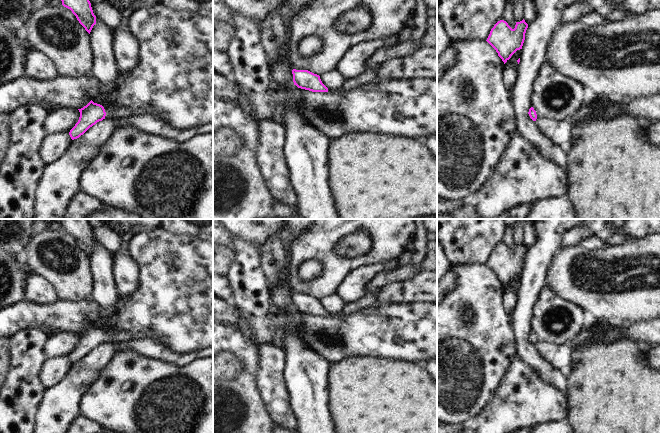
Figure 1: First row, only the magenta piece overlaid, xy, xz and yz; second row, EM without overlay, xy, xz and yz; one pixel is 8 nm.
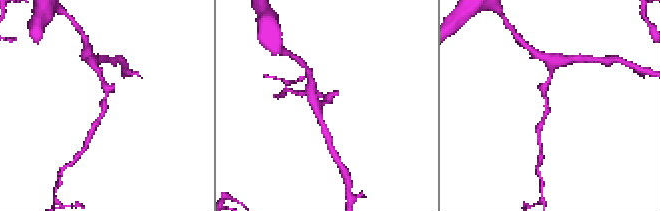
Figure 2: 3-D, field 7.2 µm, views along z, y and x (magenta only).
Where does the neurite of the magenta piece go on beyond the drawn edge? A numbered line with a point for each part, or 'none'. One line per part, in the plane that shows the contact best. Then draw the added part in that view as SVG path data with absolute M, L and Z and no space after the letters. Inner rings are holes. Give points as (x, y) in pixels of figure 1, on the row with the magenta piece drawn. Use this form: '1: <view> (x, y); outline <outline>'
1: xy (117, 113); outline M117 107L111 110L105 109L105 112L106 112L105 119L121 119L121 118L128 118L131 115L134 115L129 108L124 107L122 108Z

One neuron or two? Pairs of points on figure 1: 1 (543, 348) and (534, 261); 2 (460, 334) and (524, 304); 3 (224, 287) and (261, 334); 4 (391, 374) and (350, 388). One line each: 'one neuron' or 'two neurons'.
1: two neurons
2: two neurons
3: two neurons
4: one neuron

